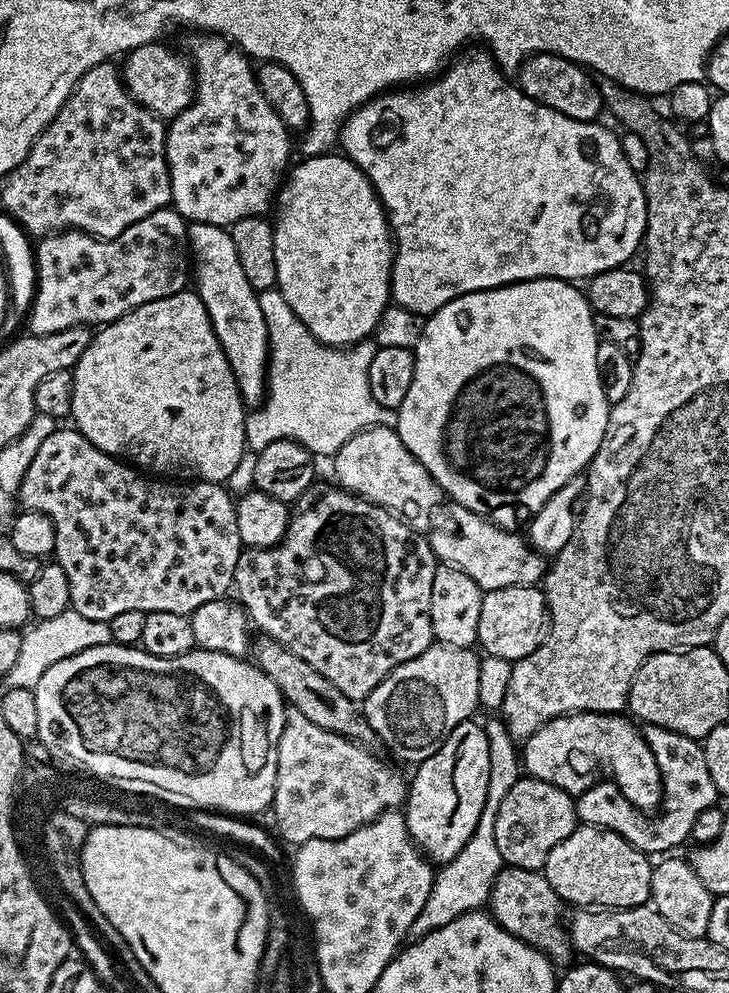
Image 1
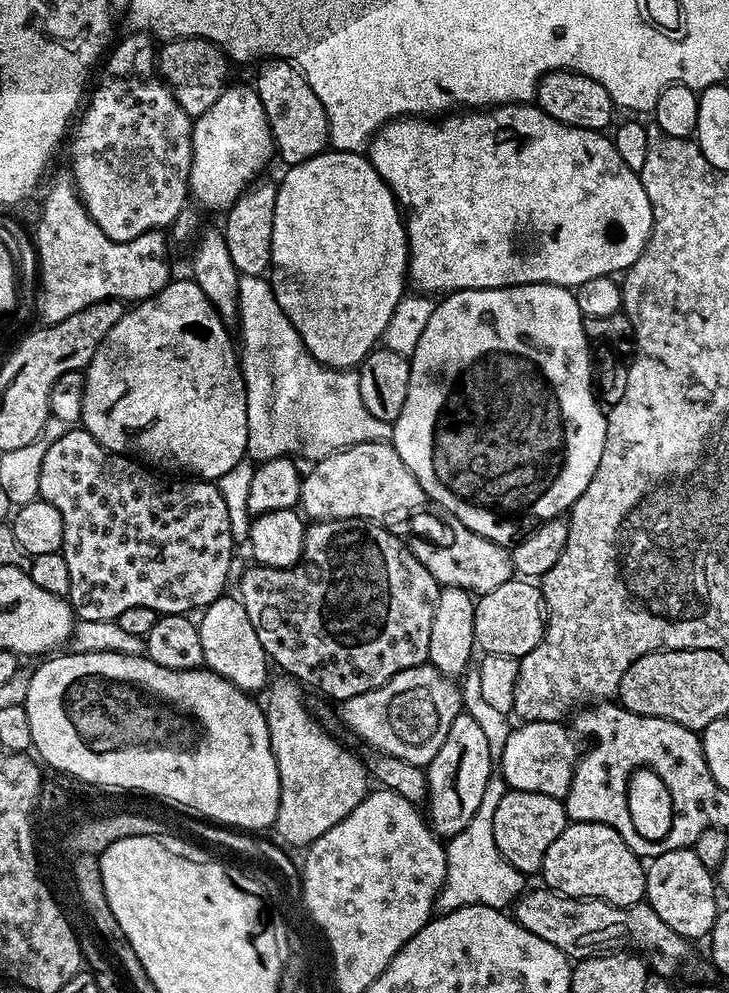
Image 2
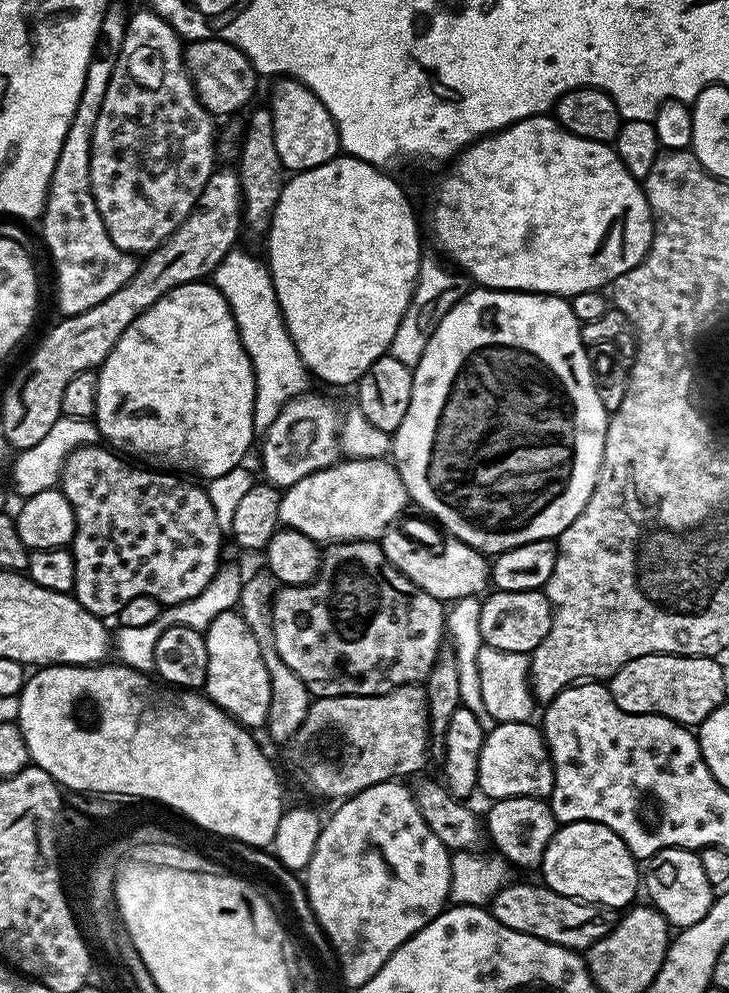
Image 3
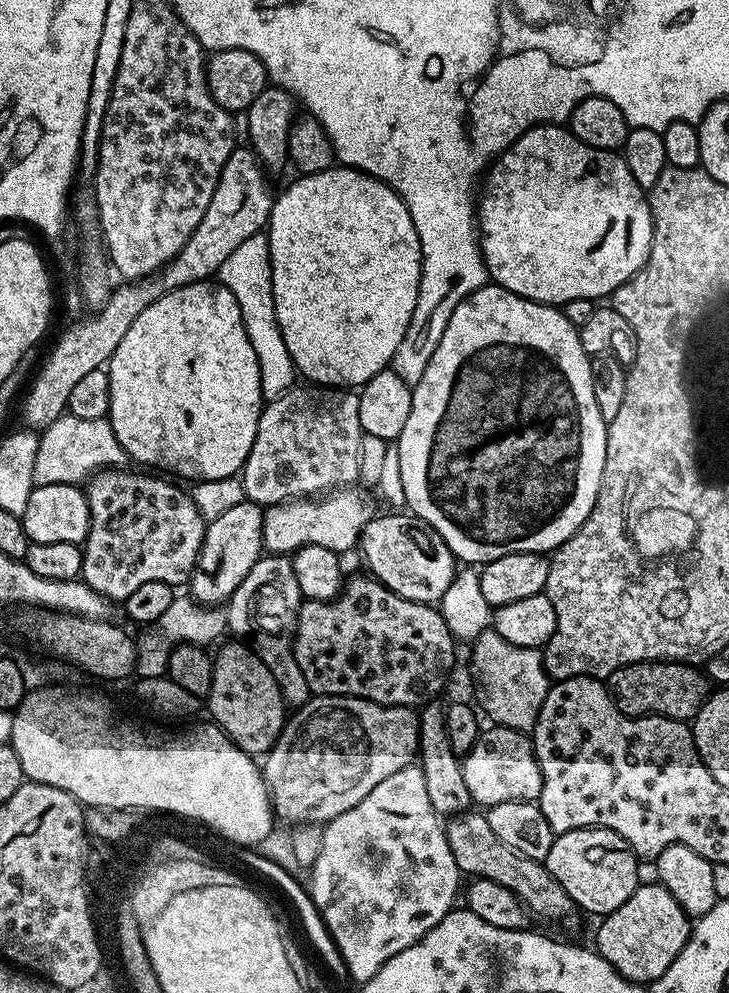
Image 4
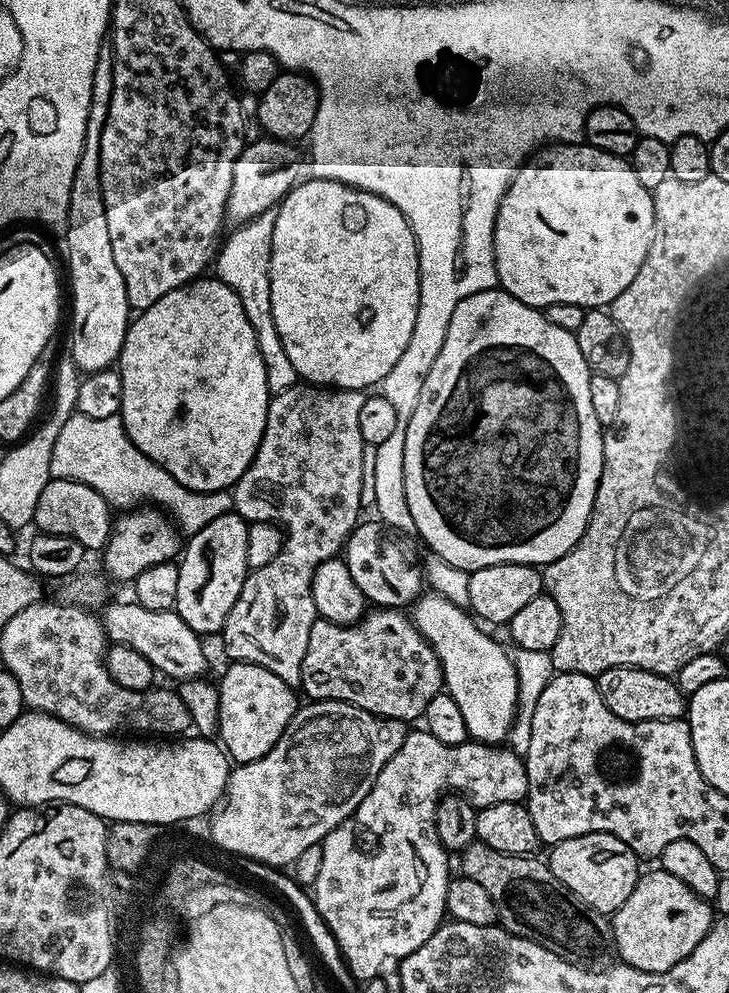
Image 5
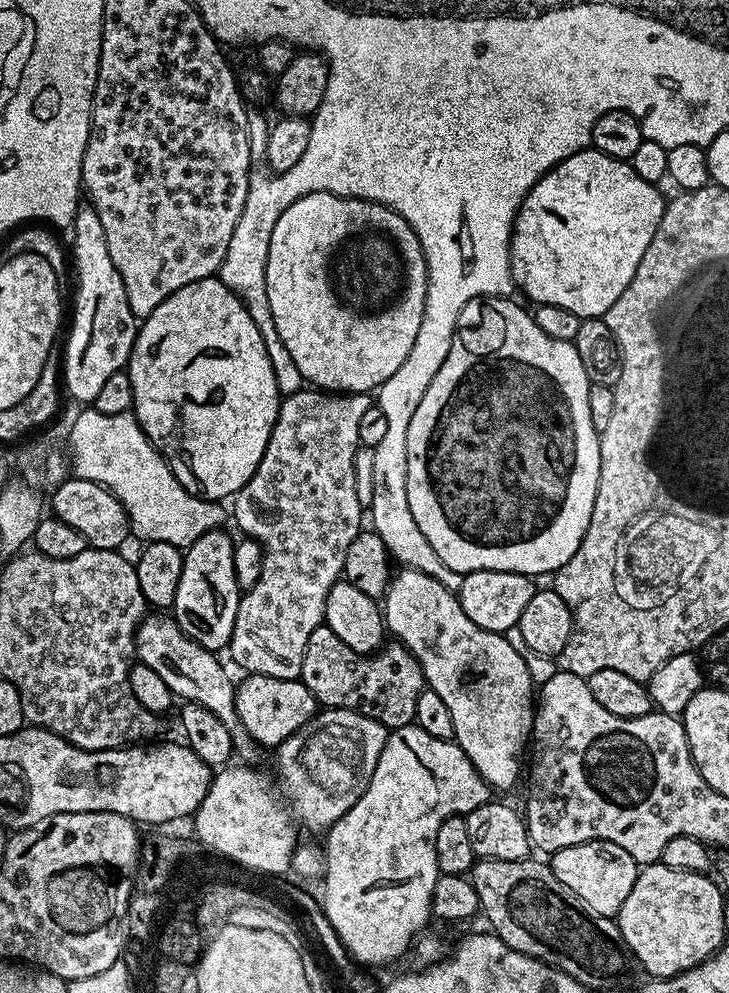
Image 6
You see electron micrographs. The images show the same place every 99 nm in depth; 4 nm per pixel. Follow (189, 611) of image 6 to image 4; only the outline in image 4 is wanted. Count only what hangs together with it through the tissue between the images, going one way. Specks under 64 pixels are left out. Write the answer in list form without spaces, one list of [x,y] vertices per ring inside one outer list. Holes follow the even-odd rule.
[[[245,499],[238,506],[230,506],[226,514],[214,518],[204,531],[204,545],[200,551],[198,570],[193,572],[190,581],[191,599],[205,606],[220,606],[232,595],[242,578],[250,574],[250,570],[262,559],[264,539],[265,509]]]

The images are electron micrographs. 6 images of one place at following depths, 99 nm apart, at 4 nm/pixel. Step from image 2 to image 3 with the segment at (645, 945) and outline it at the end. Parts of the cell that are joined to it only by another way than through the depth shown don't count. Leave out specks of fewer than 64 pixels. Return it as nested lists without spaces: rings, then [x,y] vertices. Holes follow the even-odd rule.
[[[509,882],[493,898],[490,905],[492,916],[498,918],[502,926],[510,926],[510,930],[518,930],[522,934],[530,934],[534,938],[542,938],[573,950],[586,950],[611,930],[614,923],[613,909],[587,904],[584,900],[563,896],[547,886],[537,884]]]

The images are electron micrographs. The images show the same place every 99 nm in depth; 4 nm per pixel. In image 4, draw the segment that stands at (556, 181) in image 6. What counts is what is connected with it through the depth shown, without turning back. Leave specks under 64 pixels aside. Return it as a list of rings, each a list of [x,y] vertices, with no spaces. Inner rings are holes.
[[[535,124],[528,128],[504,152],[496,157],[494,163],[487,169],[484,197],[478,200],[478,243],[480,254],[486,261],[489,277],[501,288],[510,290],[527,300],[536,300],[540,304],[563,306],[574,299],[588,299],[600,302],[611,297],[612,293],[629,280],[639,268],[648,262],[652,249],[652,212],[648,209],[648,197],[645,189],[634,182],[634,174],[630,174],[630,166],[626,166],[623,155],[619,151],[607,152],[601,148],[592,148],[582,142],[567,127],[559,124]]]

